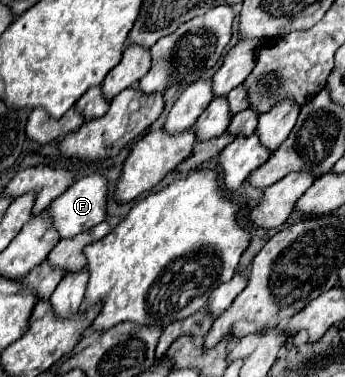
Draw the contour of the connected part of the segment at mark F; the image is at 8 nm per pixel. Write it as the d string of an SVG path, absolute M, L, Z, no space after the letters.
M100 173L86 175L50 205L50 217L60 237L74 237L106 217L108 181Z

